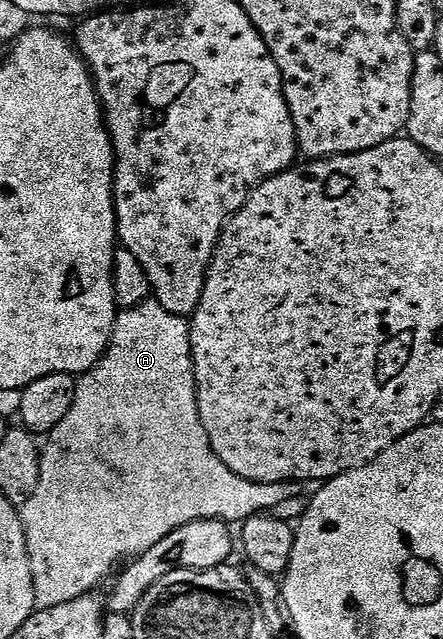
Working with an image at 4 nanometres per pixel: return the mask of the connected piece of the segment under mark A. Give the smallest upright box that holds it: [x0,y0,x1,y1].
[21,299,300,605]

